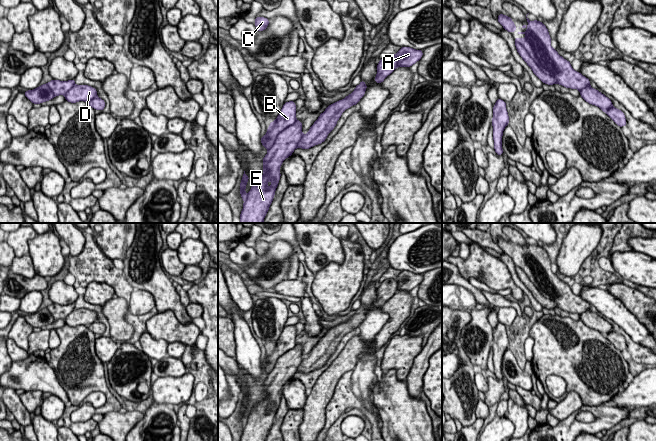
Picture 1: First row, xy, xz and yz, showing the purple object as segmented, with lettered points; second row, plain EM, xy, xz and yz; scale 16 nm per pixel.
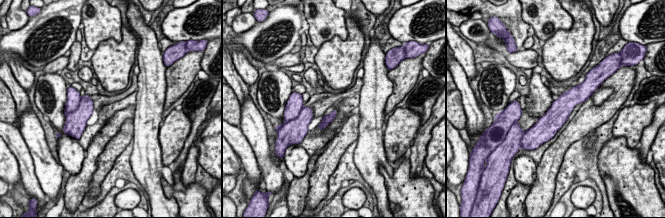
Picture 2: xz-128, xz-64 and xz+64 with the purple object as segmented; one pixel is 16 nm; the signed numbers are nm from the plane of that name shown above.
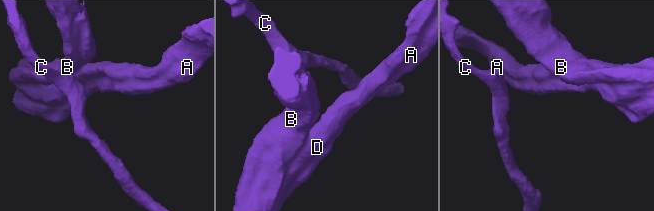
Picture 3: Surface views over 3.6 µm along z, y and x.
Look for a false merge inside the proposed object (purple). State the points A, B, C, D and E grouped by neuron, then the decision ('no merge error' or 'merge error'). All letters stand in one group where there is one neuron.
A B C D E; no merge error

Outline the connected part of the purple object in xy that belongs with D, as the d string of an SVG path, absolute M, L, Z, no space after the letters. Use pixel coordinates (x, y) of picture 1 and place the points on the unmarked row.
M53 303L36 313L25 315L24 318L33 328L41 328L52 324L56 320L64 319L68 326L84 325L95 334L102 335L106 329L103 323L97 321L97 314L94 311L85 308L76 309L75 303L68 305Z

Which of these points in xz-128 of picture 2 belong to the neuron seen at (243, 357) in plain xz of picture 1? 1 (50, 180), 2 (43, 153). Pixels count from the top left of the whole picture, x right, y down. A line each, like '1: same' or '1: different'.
1: same
2: same

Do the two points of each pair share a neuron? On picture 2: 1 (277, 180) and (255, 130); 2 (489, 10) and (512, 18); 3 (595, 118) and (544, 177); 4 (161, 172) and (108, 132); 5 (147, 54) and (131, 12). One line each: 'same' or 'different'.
1: same
2: same
3: same
4: different
5: same

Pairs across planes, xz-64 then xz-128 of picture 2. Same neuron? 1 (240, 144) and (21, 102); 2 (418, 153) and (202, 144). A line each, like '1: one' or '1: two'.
1: two
2: two

